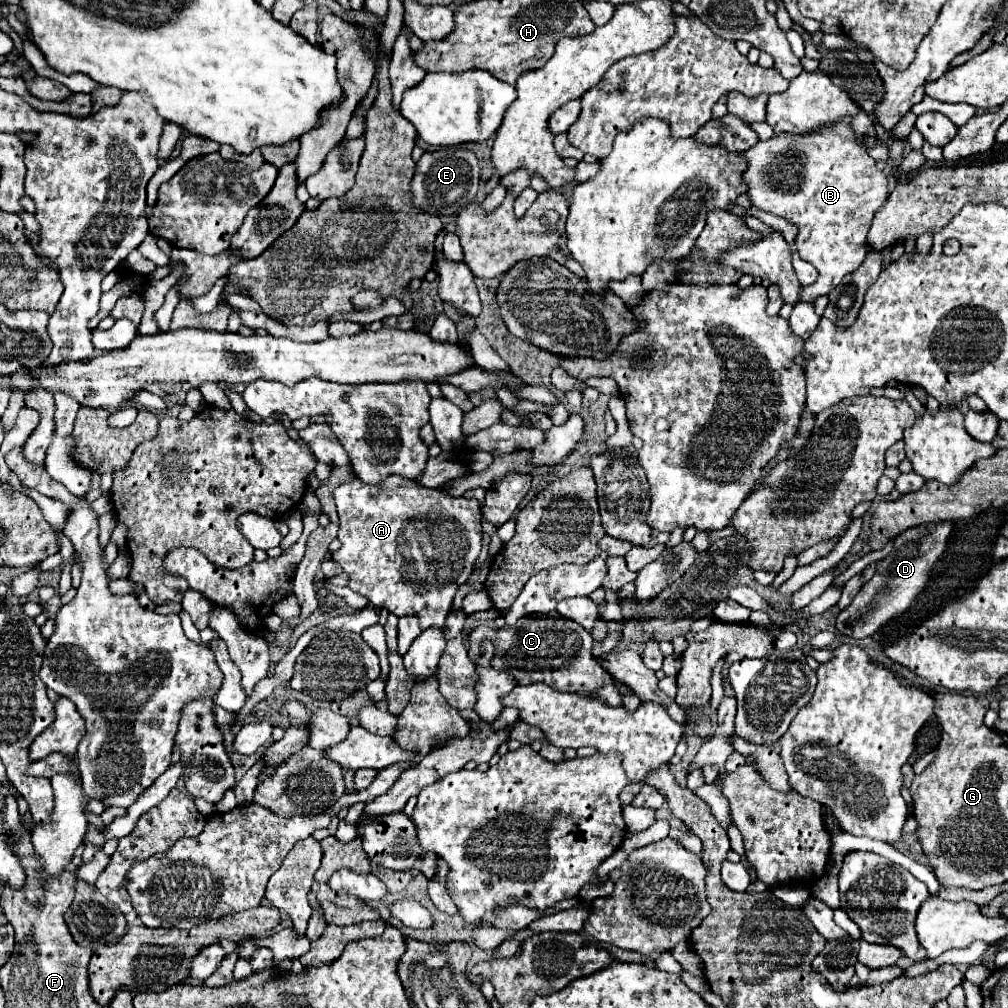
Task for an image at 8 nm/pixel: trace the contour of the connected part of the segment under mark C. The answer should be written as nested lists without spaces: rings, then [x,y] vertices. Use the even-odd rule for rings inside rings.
[[[548,613],[548,615],[526,615],[520,619],[514,627],[504,629],[488,629],[484,625],[478,625],[470,631],[470,649],[468,657],[476,663],[480,659],[480,643],[484,639],[492,639],[492,645],[496,647],[496,657],[492,657],[492,669],[504,671],[512,675],[518,685],[528,685],[536,681],[544,681],[554,689],[560,691],[576,691],[576,693],[596,693],[598,697],[604,697],[610,705],[622,705],[618,687],[592,657],[592,637],[590,633],[580,627],[578,623],[564,619],[562,615]]]

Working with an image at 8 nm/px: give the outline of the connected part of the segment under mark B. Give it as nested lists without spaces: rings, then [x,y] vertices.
[[[840,117],[836,123],[820,127],[820,131],[808,131],[808,135],[780,133],[768,141],[758,141],[748,151],[740,153],[748,161],[748,169],[742,173],[742,181],[748,187],[748,197],[754,207],[784,217],[796,225],[798,235],[794,245],[800,257],[812,263],[820,277],[814,285],[808,285],[800,293],[800,301],[812,301],[820,295],[828,295],[844,275],[858,269],[868,253],[868,229],[874,213],[888,201],[886,175],[876,169],[876,161],[866,153],[866,147],[858,145],[856,133],[850,125],[852,117]]]

